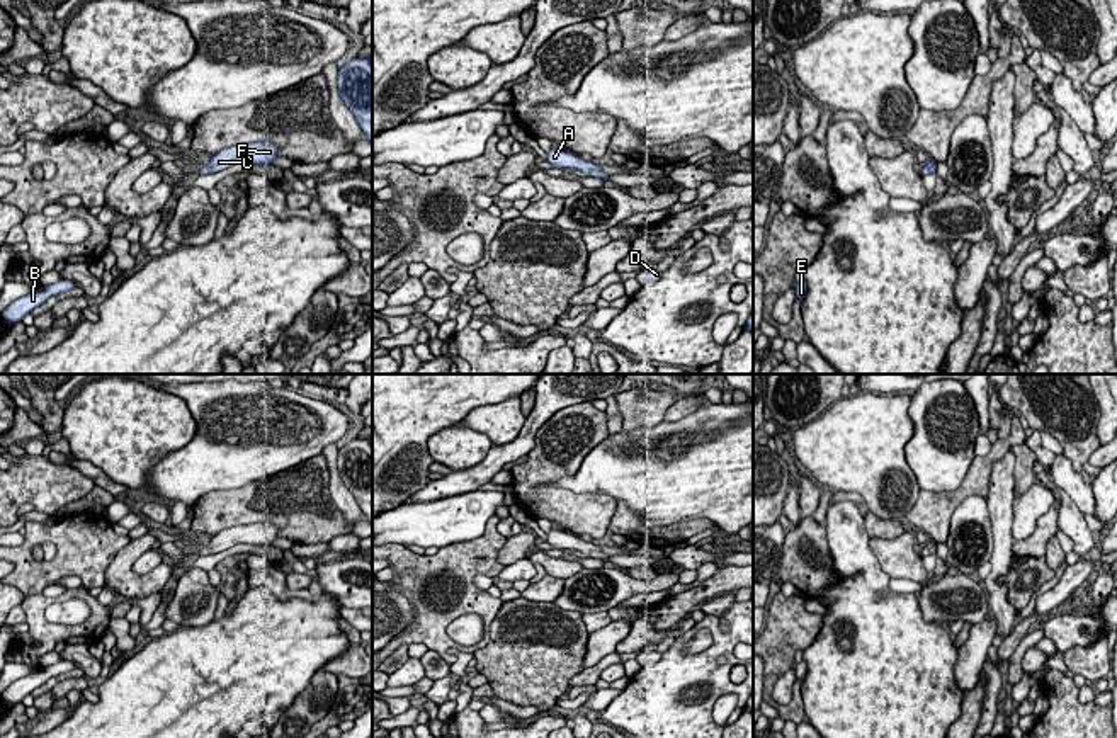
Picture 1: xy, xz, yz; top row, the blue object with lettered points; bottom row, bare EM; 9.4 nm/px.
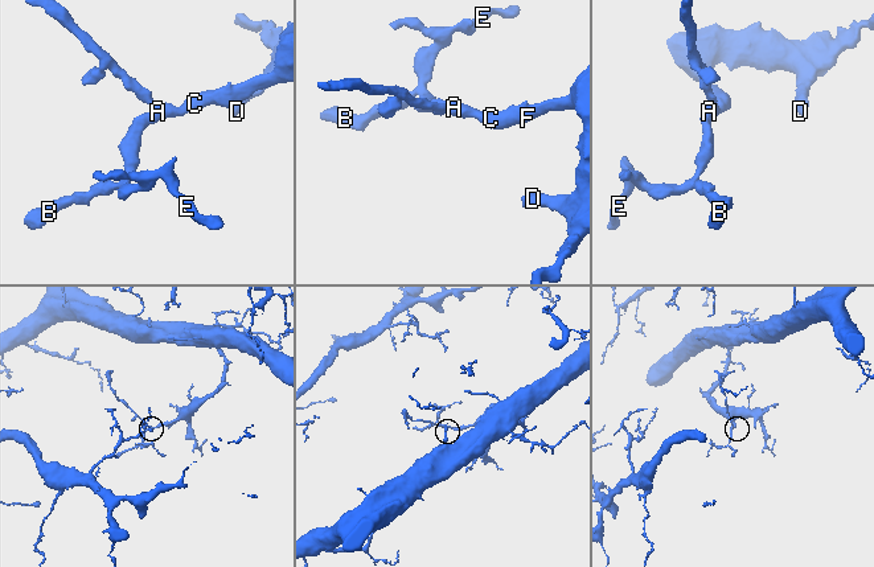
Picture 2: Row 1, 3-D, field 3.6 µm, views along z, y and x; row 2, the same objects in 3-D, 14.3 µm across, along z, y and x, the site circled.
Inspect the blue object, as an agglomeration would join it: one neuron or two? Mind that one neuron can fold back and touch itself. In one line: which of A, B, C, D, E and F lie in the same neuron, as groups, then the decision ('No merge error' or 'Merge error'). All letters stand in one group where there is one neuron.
Groups: A B C D E F. No merge error

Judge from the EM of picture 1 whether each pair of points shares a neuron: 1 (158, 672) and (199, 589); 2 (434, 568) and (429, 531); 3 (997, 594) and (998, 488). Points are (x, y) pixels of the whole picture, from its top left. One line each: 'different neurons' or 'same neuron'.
1: different neurons
2: different neurons
3: same neuron

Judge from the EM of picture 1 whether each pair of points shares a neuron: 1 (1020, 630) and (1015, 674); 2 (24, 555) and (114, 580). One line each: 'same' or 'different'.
1: different
2: different

